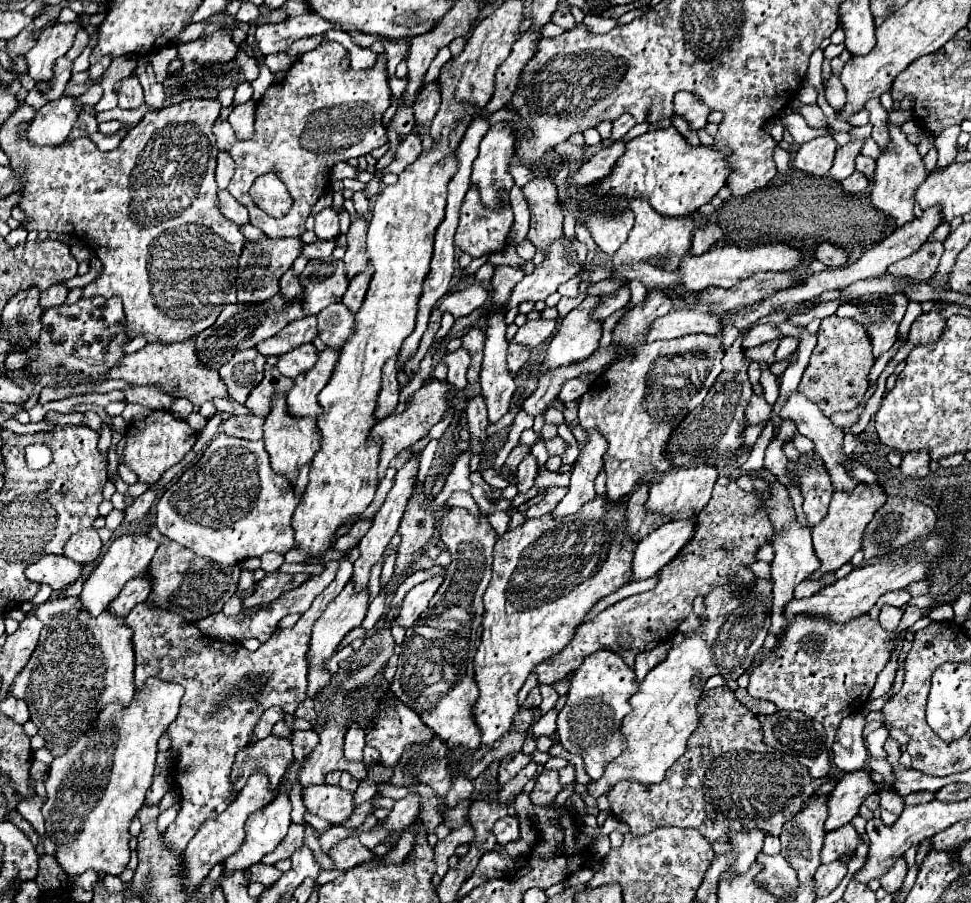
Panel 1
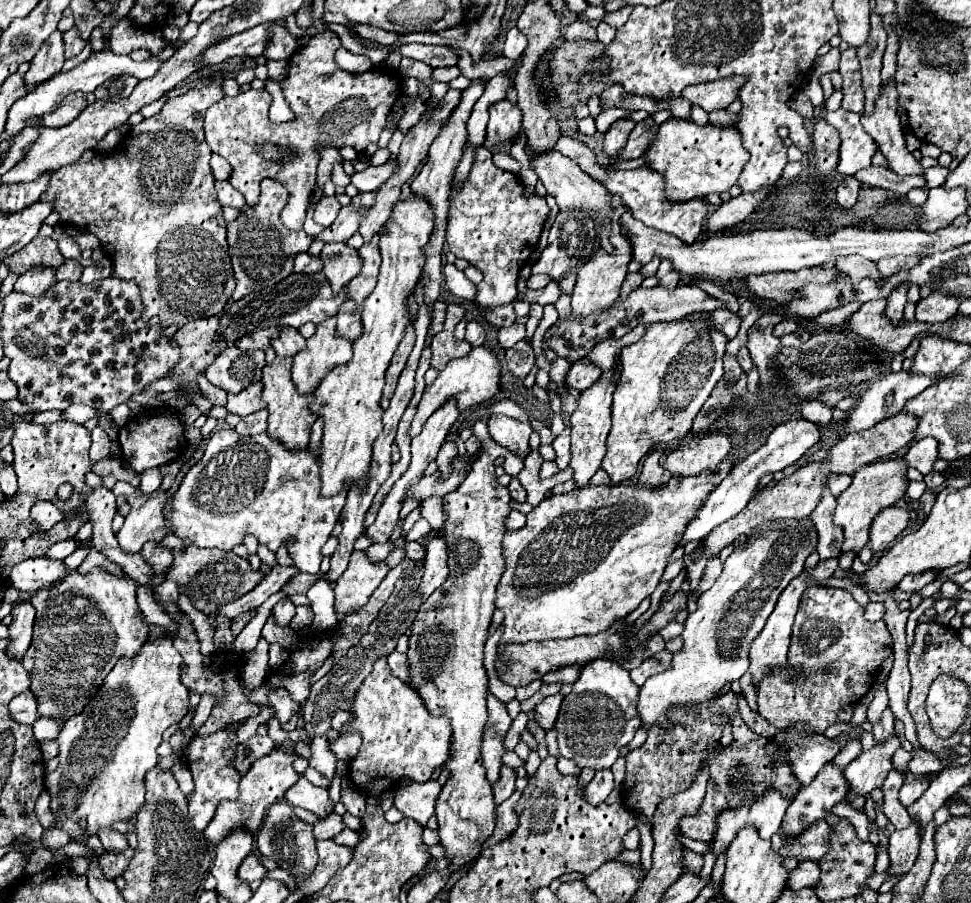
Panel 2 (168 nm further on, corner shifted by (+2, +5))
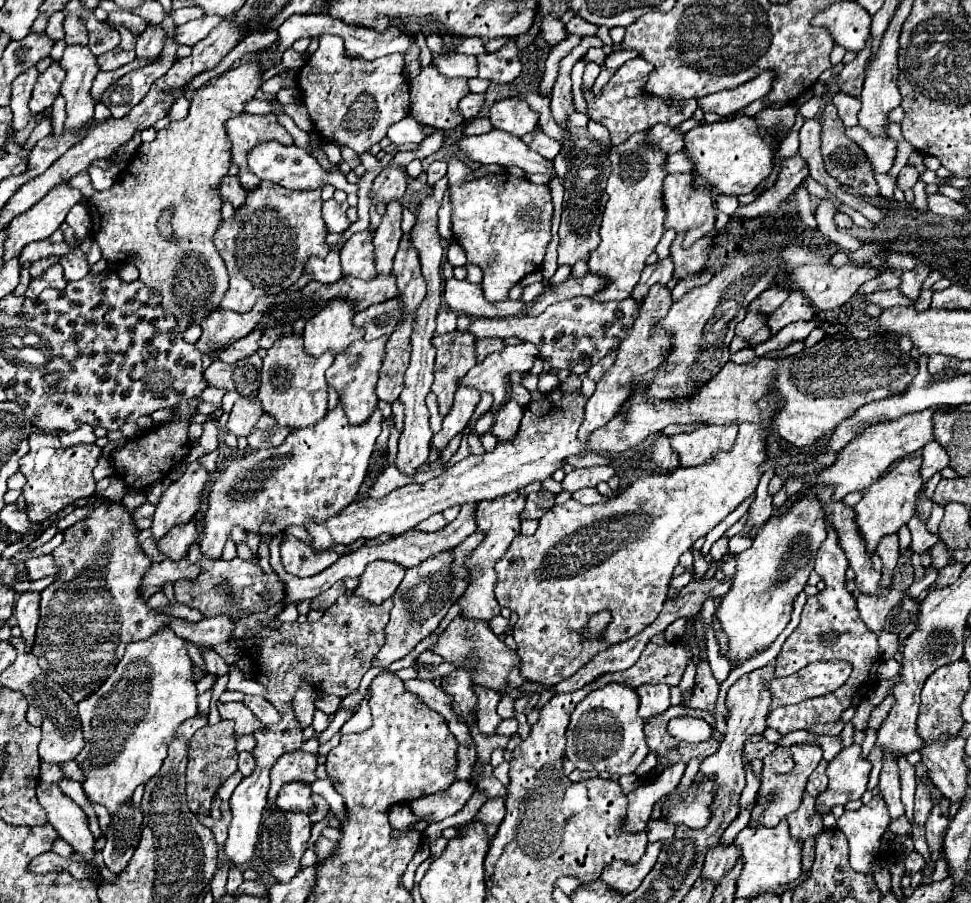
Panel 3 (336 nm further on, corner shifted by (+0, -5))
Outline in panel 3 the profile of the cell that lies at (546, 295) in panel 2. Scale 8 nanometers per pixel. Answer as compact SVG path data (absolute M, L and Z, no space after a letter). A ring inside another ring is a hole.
M449 278L445 284L445 302L453 312L477 318L509 318L523 312L523 302L501 300L489 302L477 284Z

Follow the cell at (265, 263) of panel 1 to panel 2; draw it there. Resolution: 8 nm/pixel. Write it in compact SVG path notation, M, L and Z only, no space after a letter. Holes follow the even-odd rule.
M265 178L261 182L261 196L259 204L247 210L241 210L241 216L229 224L227 228L227 242L229 242L229 252L231 252L231 264L235 272L235 282L237 288L233 292L233 300L243 298L249 292L261 290L265 286L273 286L281 282L285 276L293 272L293 258L299 252L305 252L309 244L313 242L313 236L307 236L303 230L301 232L291 232L283 226L279 214L281 208L287 202L287 190L271 178Z

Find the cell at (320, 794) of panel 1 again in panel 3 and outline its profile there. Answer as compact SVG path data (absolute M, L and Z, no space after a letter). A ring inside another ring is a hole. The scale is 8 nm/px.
M287 782L279 796L275 806L279 806L281 810L301 810L301 812L313 812L313 800L311 800L311 792L309 792L309 784L303 782Z

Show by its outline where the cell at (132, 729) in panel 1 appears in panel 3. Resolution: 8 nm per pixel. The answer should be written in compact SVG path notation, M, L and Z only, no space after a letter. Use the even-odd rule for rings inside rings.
M161 626L147 640L129 642L123 658L119 660L115 672L107 678L107 682L95 694L83 698L77 704L78 714L83 722L83 736L87 738L85 748L77 756L77 762L87 774L83 790L91 802L103 804L109 814L113 814L117 806L125 804L133 796L139 784L145 784L159 772L163 760L167 758L167 740L173 738L181 722L197 714L197 690L193 676L195 668L187 654L185 640L175 636L169 626Z

